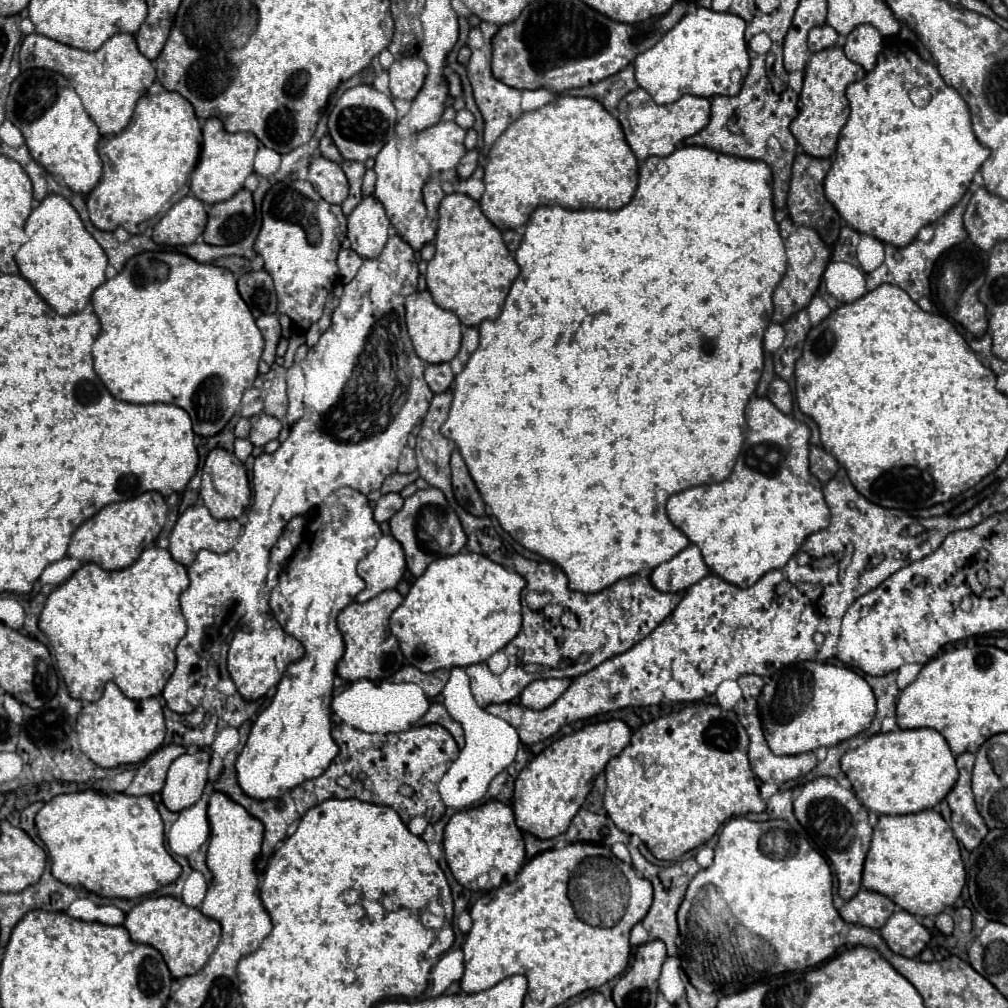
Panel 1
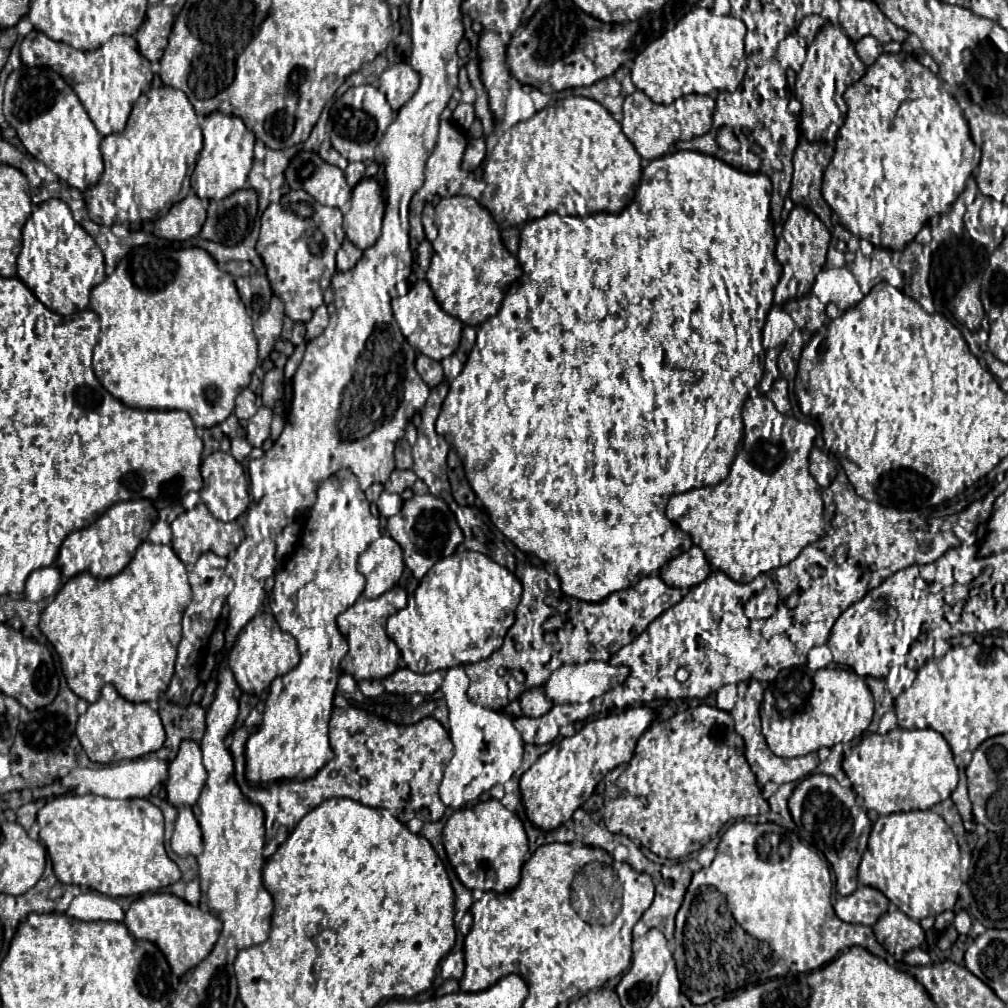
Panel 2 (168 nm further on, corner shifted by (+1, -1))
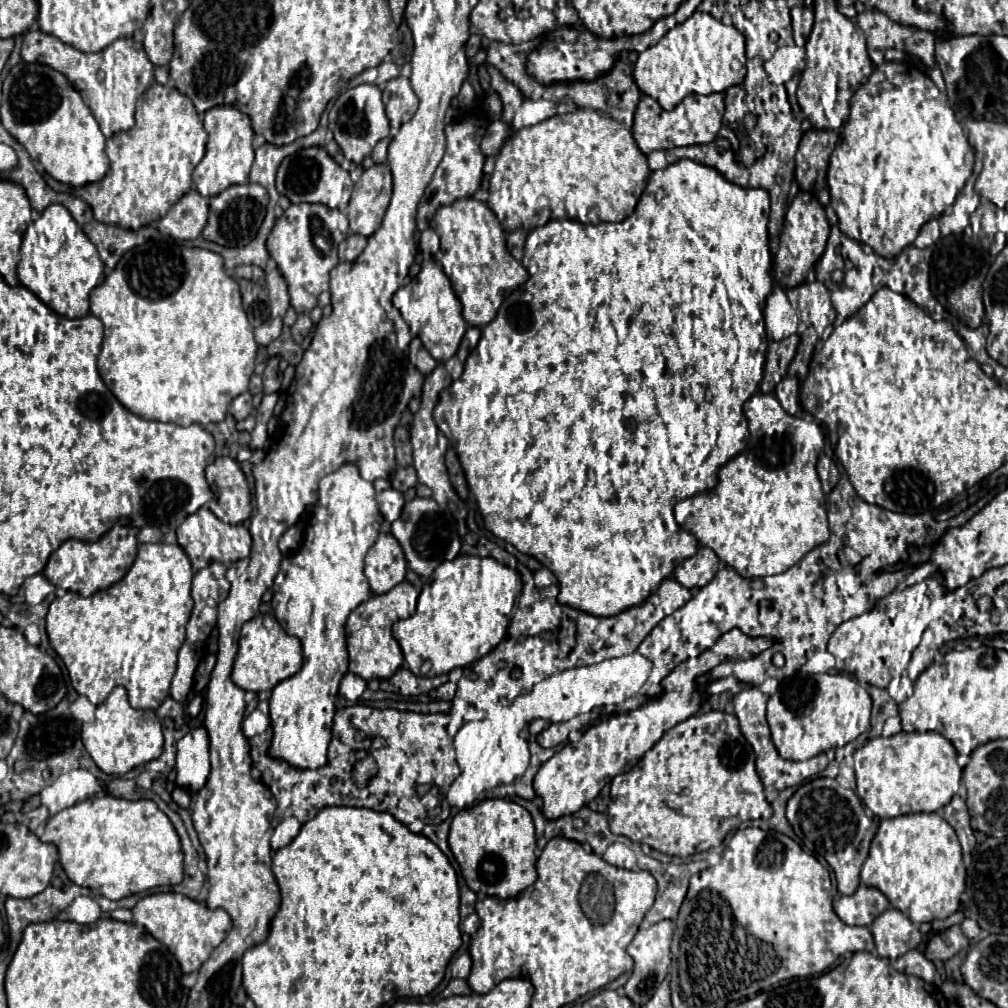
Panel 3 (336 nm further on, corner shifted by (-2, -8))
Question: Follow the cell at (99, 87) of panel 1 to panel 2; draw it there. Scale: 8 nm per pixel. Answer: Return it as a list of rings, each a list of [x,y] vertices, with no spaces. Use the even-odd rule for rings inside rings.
[[[31,30],[21,40],[21,60],[27,66],[49,66],[61,76],[71,78],[75,94],[79,96],[101,136],[109,136],[125,128],[135,100],[151,86],[153,80],[149,62],[139,54],[137,40],[133,36],[113,36],[101,48],[81,52],[69,44],[47,38],[39,30]]]

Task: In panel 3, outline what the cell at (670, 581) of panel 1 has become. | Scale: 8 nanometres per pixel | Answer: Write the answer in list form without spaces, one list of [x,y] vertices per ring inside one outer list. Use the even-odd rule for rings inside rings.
[[[700,547],[698,553],[690,559],[684,559],[676,569],[674,569],[674,579],[684,585],[686,589],[698,589],[704,587],[706,583],[712,581],[712,577],[718,571],[718,557],[712,549]]]

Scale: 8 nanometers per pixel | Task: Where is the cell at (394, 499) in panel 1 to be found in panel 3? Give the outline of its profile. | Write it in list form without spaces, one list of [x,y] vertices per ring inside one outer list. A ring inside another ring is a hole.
[[[390,487],[390,489],[382,491],[382,493],[378,493],[376,499],[378,499],[378,507],[380,507],[386,521],[392,523],[392,521],[396,521],[400,517],[402,507],[404,507],[404,499],[402,499],[400,491]]]

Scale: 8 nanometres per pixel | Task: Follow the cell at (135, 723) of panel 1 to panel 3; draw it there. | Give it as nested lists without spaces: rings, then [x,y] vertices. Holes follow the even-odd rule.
[[[116,687],[108,699],[96,707],[96,721],[82,725],[82,743],[94,763],[108,775],[124,775],[152,759],[158,759],[164,749],[160,719],[152,709],[132,709],[122,687]]]

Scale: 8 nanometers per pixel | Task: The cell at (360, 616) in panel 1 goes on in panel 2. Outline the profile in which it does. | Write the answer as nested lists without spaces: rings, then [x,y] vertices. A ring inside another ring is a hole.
[[[395,586],[381,594],[379,598],[365,598],[361,596],[351,608],[347,608],[343,614],[337,616],[337,628],[349,642],[349,652],[341,660],[341,670],[351,674],[357,682],[359,680],[383,680],[385,676],[393,674],[399,668],[399,648],[385,632],[385,622],[389,614],[401,610],[407,606],[407,594],[401,586]]]

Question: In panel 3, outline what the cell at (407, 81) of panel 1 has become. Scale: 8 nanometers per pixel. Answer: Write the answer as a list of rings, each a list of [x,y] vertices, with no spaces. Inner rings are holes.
[[[406,77],[390,79],[384,85],[382,99],[386,105],[386,115],[390,119],[390,127],[392,127],[390,131],[394,135],[400,129],[400,125],[416,113],[418,99],[416,99],[416,93],[412,91],[412,85]]]

